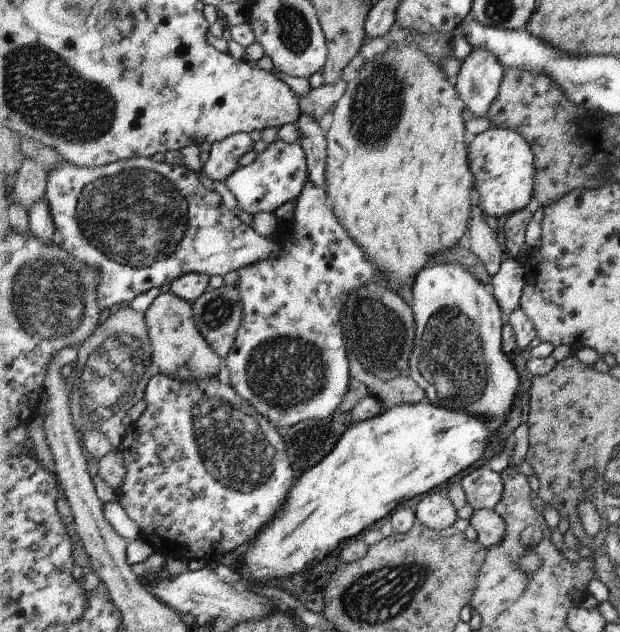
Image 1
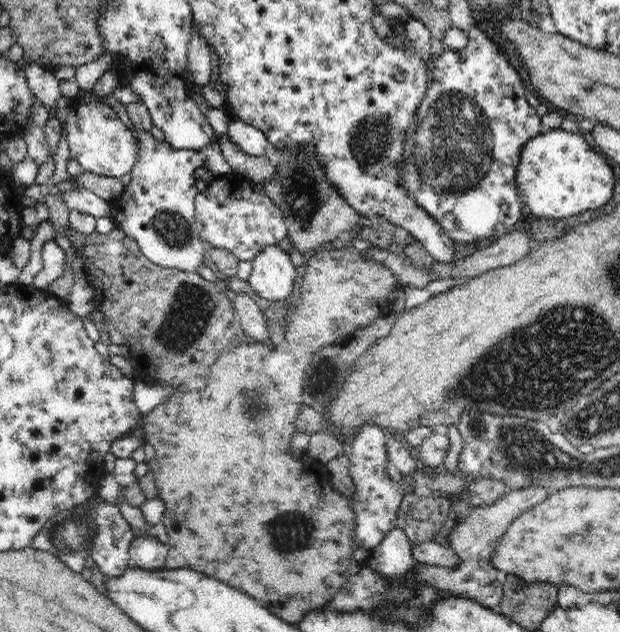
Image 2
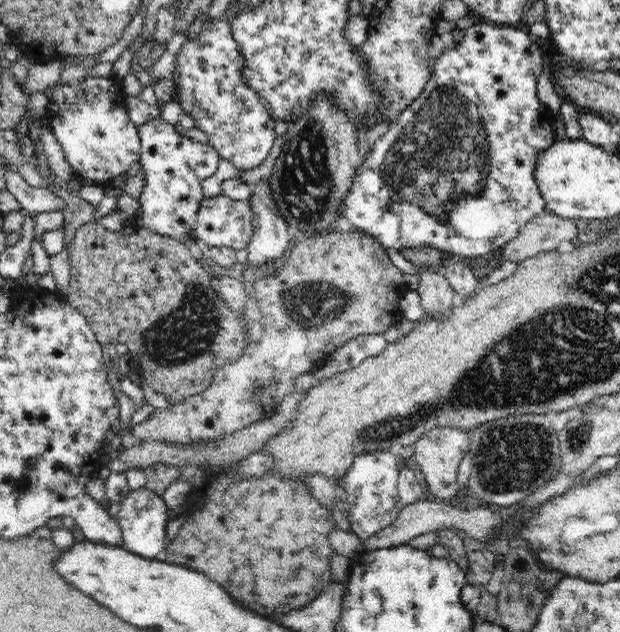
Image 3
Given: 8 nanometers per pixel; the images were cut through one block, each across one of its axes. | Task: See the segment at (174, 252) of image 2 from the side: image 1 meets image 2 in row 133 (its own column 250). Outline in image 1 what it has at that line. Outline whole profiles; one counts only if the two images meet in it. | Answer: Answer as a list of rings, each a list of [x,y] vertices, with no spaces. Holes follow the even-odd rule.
[[[238,133],[222,142],[215,142],[209,154],[209,161],[200,170],[213,181],[228,182],[242,168],[240,158],[250,152],[252,138],[246,133]]]

